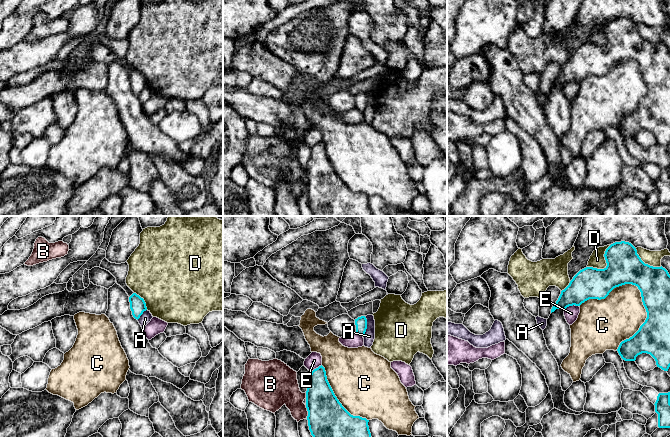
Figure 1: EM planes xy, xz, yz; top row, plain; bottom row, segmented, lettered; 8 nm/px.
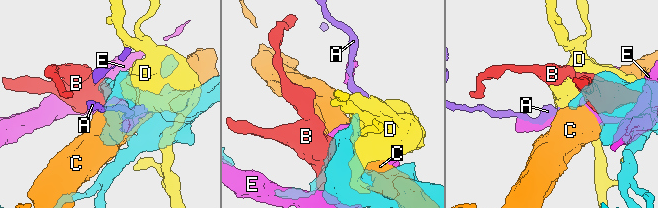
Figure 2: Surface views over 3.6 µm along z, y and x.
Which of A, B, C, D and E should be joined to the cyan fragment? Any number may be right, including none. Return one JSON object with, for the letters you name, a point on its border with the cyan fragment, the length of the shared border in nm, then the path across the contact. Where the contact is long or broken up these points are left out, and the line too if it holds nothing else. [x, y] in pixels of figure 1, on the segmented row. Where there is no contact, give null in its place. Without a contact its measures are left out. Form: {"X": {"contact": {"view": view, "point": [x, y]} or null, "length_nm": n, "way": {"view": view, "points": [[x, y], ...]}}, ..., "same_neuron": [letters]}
{"same_neuron": []}

